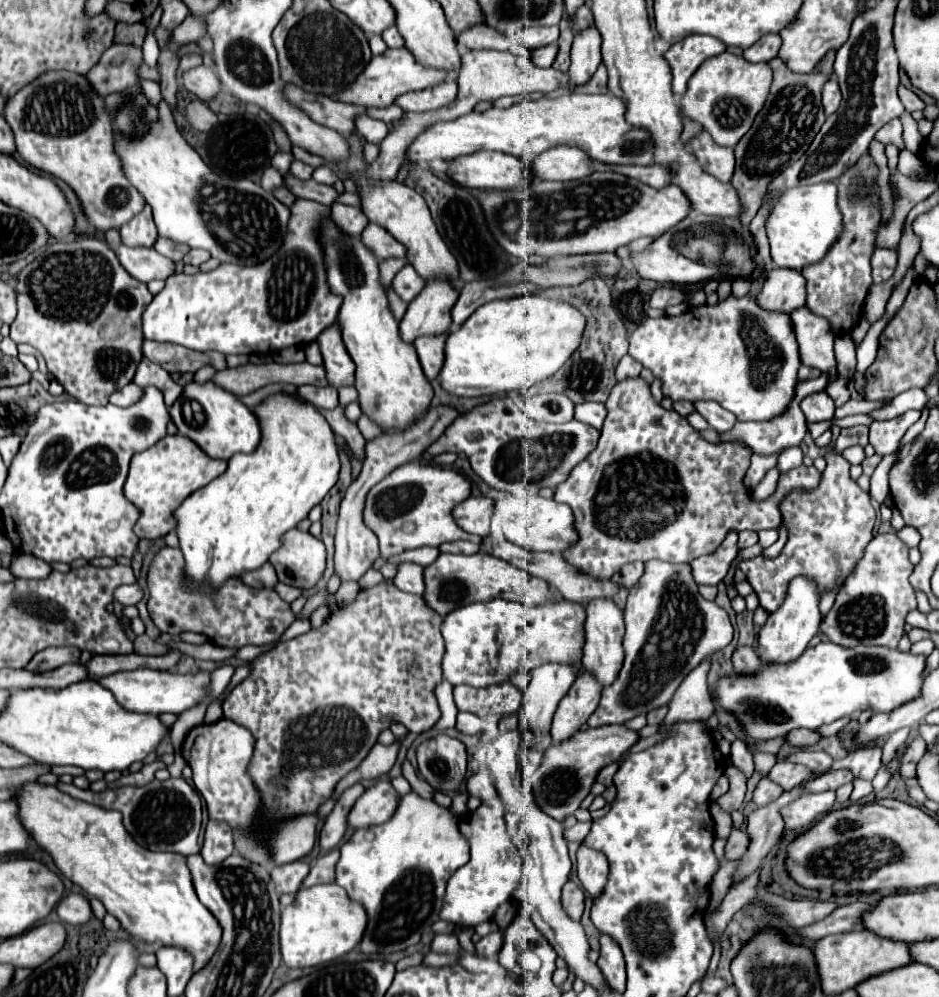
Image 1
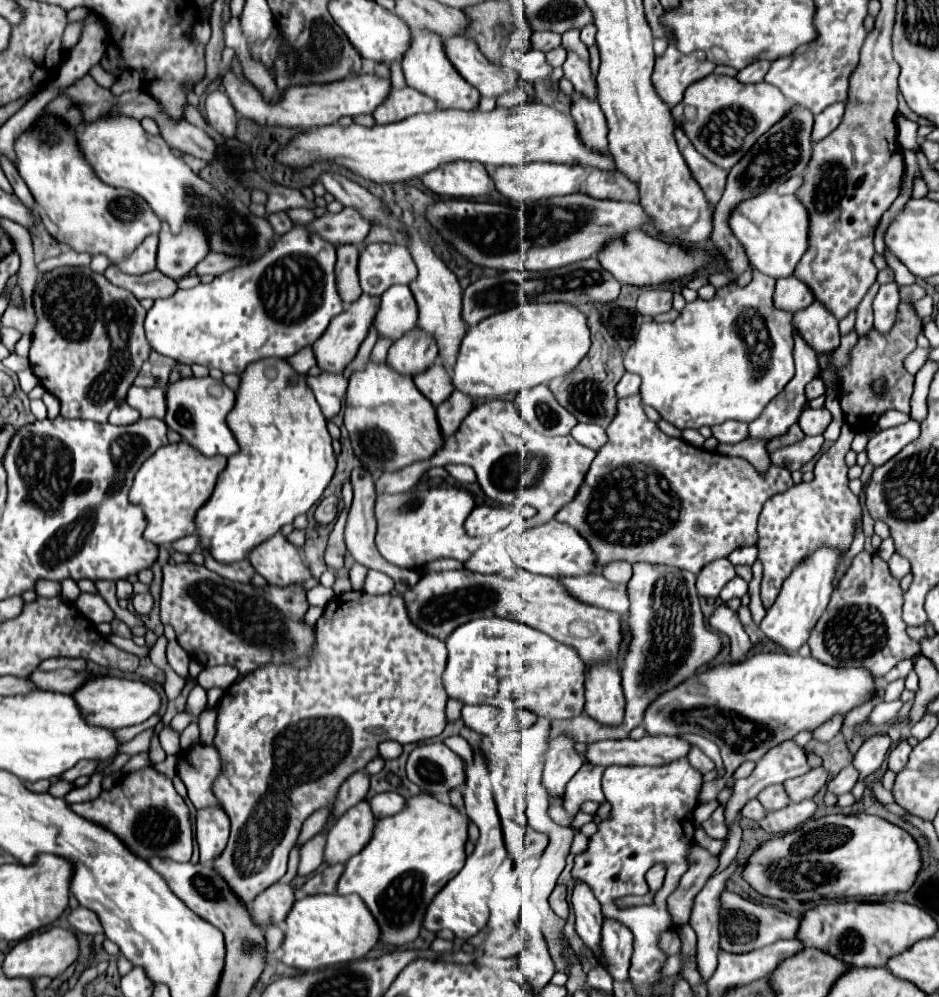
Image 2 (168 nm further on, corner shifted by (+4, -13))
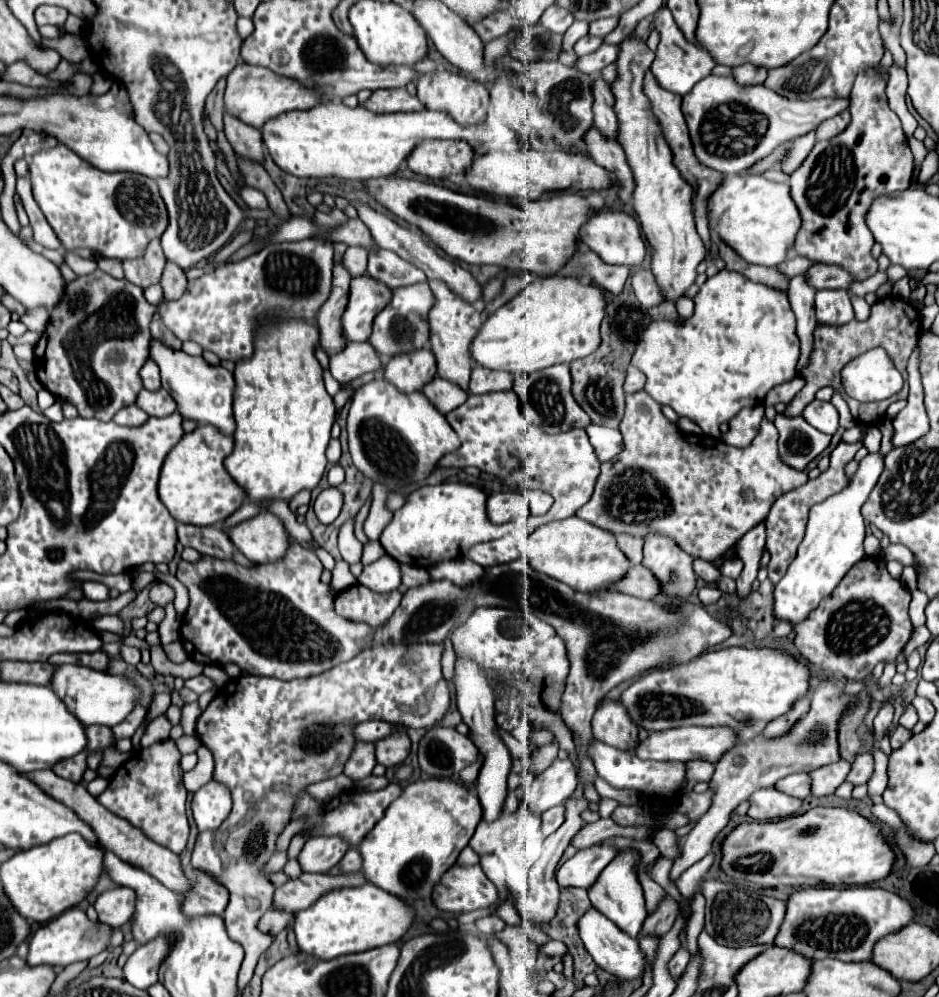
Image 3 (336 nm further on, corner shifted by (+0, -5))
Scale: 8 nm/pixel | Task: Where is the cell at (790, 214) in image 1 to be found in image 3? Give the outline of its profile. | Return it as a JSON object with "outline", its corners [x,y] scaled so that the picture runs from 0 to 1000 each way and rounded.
{"outline":[[[771,177],[769,187],[758,195],[754,209],[758,231],[794,263],[809,267],[833,265],[854,227],[839,185],[820,183],[814,177]]]}

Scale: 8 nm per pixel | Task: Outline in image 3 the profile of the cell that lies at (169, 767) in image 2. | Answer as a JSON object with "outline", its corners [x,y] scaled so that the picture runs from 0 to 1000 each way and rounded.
{"outline":[[[194,738],[194,740],[187,742],[187,748],[190,748],[192,756],[209,754],[209,750],[211,750],[211,740],[209,740],[209,738]]]}

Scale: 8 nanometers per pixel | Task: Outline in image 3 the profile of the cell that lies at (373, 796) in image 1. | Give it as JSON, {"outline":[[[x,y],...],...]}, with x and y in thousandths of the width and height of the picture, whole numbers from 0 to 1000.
{"outline":[[[334,839],[330,841],[319,855],[319,869],[324,875],[347,877],[364,859],[373,853],[373,847],[364,839]]]}

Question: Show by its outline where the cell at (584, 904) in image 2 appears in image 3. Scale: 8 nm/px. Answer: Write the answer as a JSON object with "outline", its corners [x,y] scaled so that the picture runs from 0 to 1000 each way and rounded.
{"outline":[[[628,909],[622,919],[616,925],[616,933],[618,933],[618,941],[624,949],[624,953],[628,955],[628,959],[633,961],[633,965],[643,971],[645,975],[650,975],[652,979],[656,979],[658,983],[673,983],[682,977],[686,977],[686,969],[688,963],[682,955],[679,943],[667,939],[656,927],[652,927],[652,923],[647,923],[645,919],[641,919],[641,915],[637,915],[633,909]]]}

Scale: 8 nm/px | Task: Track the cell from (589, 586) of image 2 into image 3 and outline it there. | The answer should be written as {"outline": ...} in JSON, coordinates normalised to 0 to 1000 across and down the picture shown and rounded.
{"outline":[[[675,568],[671,570],[656,586],[654,586],[654,594],[662,594],[662,596],[671,596],[677,600],[686,600],[692,602],[696,598],[701,598],[701,584],[696,582],[694,574],[690,570],[682,570]]]}

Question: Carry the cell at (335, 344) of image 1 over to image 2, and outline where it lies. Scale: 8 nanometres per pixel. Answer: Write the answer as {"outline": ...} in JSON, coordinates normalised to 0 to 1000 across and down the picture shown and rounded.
{"outline":[[[386,295],[379,303],[373,305],[371,311],[366,311],[364,315],[360,315],[351,327],[347,329],[347,333],[334,343],[334,355],[337,355],[337,361],[339,361],[339,367],[345,371],[345,373],[364,373],[368,369],[368,365],[375,363],[375,359],[379,357],[383,345],[388,343],[388,339],[392,337],[392,331],[398,323],[398,317],[405,309],[405,299],[396,299],[396,297],[390,297]]]}

